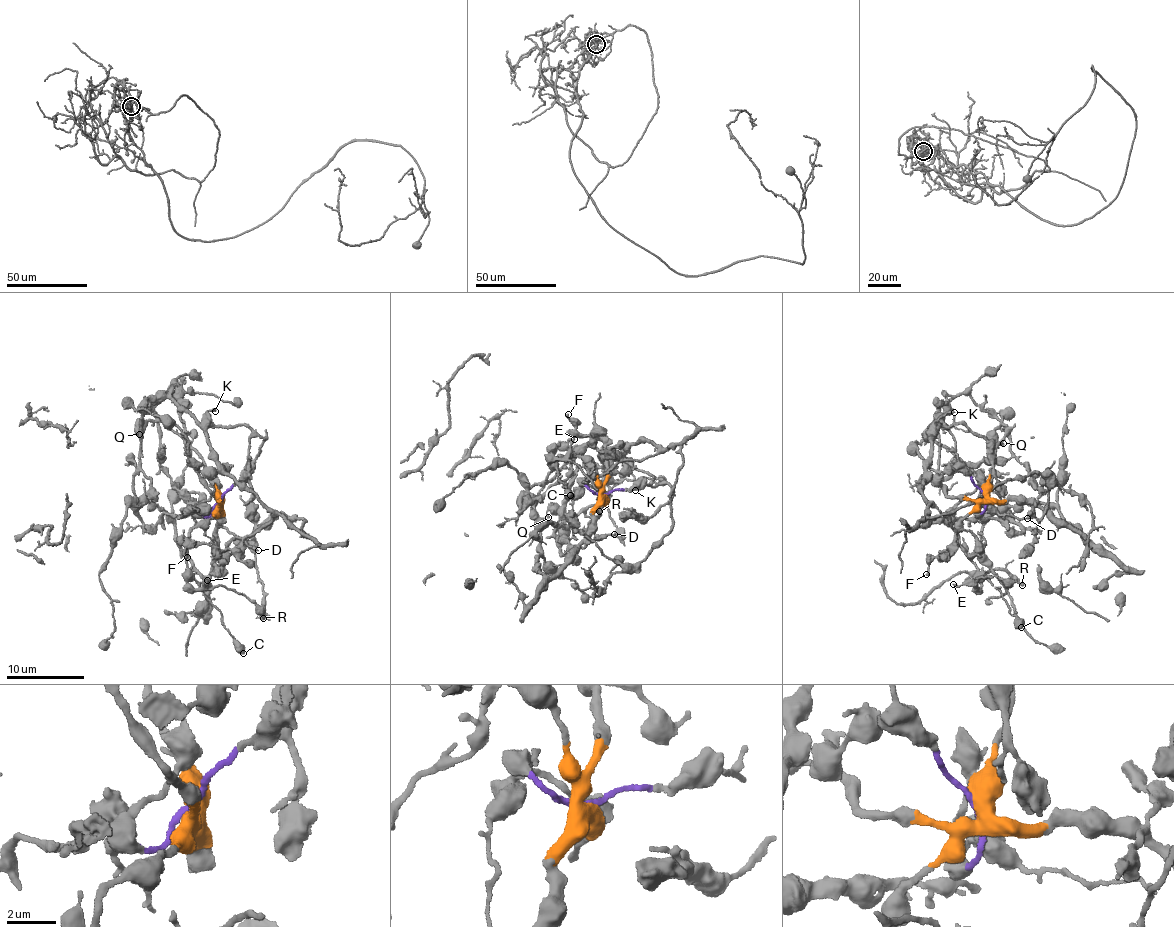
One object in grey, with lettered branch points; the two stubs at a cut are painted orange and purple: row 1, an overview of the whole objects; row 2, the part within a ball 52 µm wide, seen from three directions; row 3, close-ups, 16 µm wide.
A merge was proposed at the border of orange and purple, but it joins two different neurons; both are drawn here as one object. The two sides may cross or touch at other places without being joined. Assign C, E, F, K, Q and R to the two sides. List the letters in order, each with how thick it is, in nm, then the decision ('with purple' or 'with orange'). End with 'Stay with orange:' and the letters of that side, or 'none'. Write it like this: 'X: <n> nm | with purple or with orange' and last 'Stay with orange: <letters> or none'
C: 550 nm | with orange
E: 180 nm | with orange
F: 180 nm | with purple
K: 150 nm | with purple
Q: 150 nm | with orange
R: 190 nm | with orange
Stay with orange: C, E, Q, R

